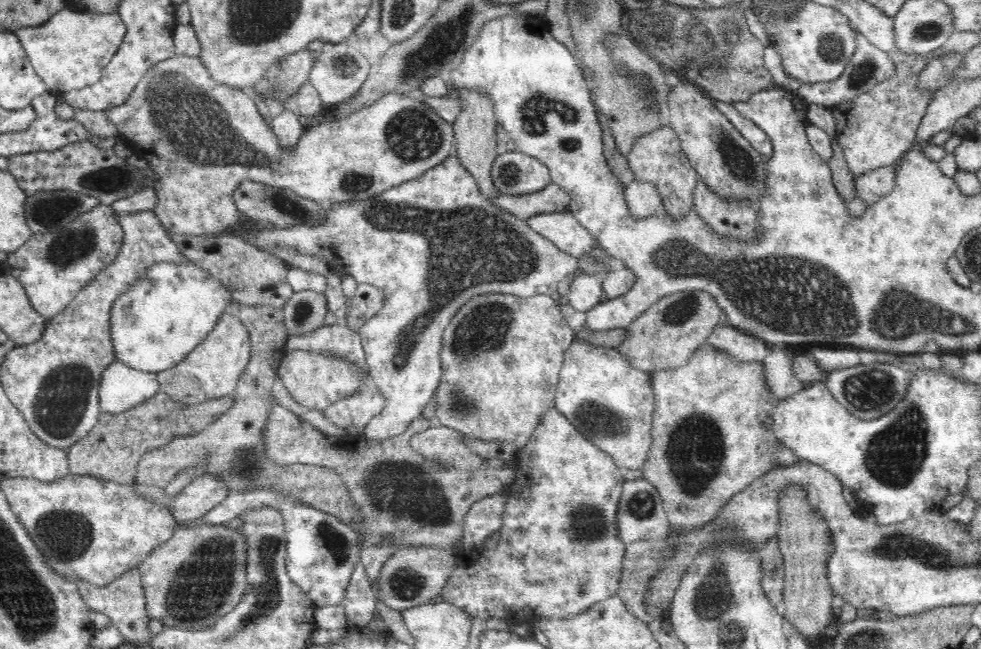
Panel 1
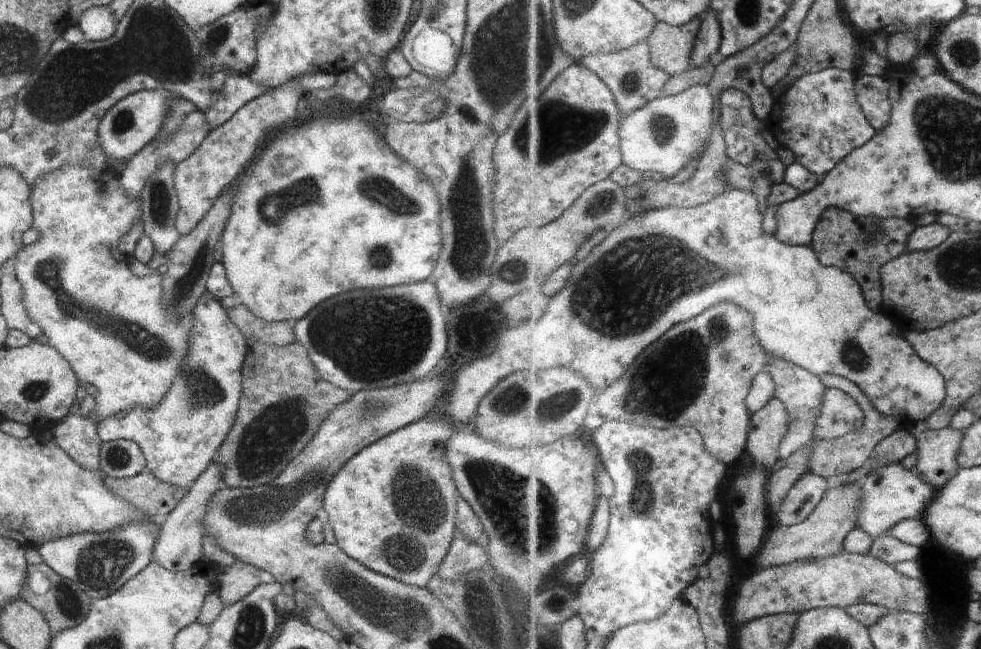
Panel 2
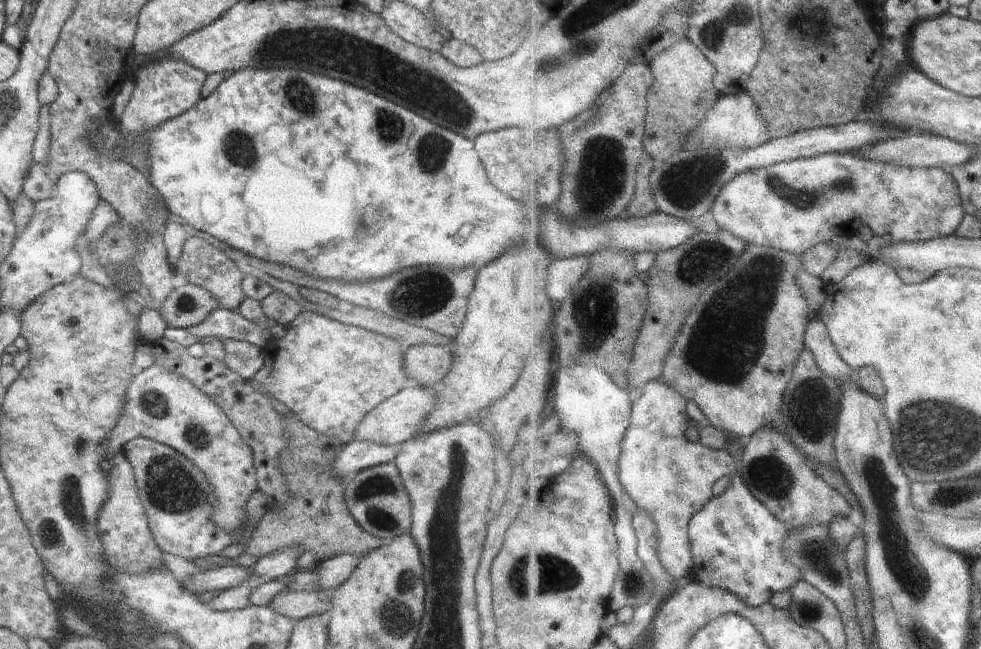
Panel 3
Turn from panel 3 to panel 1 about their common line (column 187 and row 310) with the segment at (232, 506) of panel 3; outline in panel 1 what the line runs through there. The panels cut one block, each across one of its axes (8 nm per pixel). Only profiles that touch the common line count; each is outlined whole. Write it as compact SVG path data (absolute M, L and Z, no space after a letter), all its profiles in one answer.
M454 150L442 164L430 168L430 170L427 170L417 179L398 184L398 186L394 186L394 188L390 188L390 190L386 190L386 192L382 192L382 194L378 194L378 196L372 199L325 204L326 220L322 220L322 224L292 224L292 226L282 229L277 227L258 229L258 227L254 227L251 230L244 230L242 234L237 235L250 243L250 245L258 247L258 249L266 249L273 252L274 247L292 247L292 249L298 250L298 253L316 255L321 260L326 260L332 271L338 274L345 273L352 276L359 284L372 284L372 286L376 286L384 291L384 305L382 305L380 312L370 318L359 332L365 352L365 361L367 362L367 366L369 366L369 375L376 383L382 397L384 397L384 407L381 413L370 420L363 429L362 435L368 441L374 441L375 443L376 441L402 434L410 426L410 423L422 414L422 410L424 410L426 404L432 401L442 378L442 359L440 358L442 346L440 346L440 340L442 340L448 322L458 312L458 308L468 302L468 298L472 298L476 294L488 294L488 292L510 294L519 298L530 298L542 294L551 296L557 292L557 288L562 280L568 278L570 274L578 272L579 260L577 257L560 250L552 241L546 239L545 236L532 231L524 219L520 219L512 213L500 209L500 207L496 207L496 205L492 204L483 195L480 195L480 193L481 190L476 179L462 166L462 163L458 160L456 150Z

